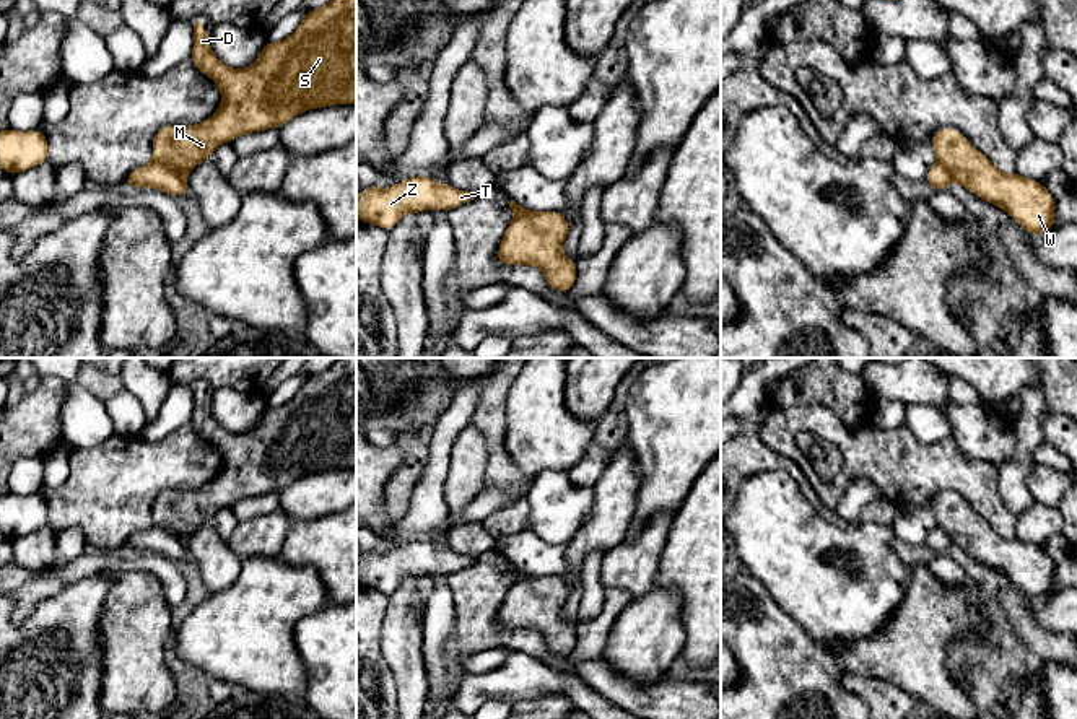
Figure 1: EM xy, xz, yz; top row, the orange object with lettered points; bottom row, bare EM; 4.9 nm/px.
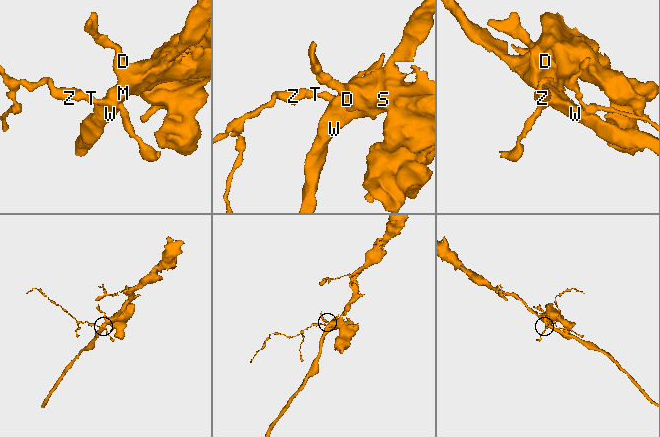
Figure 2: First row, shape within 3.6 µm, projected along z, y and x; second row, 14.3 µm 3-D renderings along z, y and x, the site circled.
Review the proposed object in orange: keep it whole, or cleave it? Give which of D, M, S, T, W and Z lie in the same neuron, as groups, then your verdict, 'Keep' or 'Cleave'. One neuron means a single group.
Groups: D M S W / T Z. Cleave

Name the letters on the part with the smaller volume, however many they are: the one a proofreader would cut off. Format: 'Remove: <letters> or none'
Remove: T, Z

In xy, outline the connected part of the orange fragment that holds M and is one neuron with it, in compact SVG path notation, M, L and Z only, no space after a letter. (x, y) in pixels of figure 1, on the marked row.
M332 0L322 8L306 11L288 39L267 41L255 63L239 70L226 67L213 55L202 16L189 23L194 29L190 60L220 86L221 107L202 124L164 125L156 130L151 140L153 161L181 176L187 176L200 161L211 158L218 145L236 137L280 129L307 109L356 104L356 0Z

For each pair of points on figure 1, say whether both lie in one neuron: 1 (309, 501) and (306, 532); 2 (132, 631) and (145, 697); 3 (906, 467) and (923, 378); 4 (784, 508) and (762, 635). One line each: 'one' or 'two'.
1: two
2: one
3: two
4: two

